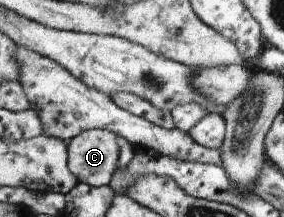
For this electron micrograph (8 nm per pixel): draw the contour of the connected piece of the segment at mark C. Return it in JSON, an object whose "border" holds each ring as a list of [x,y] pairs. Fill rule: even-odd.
{"border":[[[96,128],[85,131],[69,143],[69,166],[80,182],[105,186],[116,175],[121,158],[118,134]]]}

